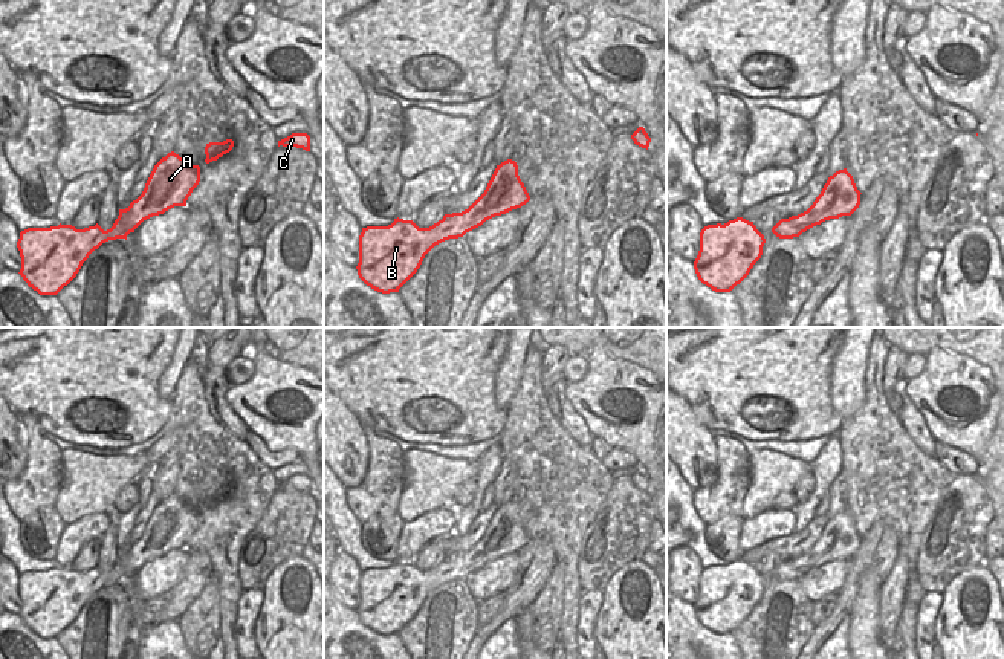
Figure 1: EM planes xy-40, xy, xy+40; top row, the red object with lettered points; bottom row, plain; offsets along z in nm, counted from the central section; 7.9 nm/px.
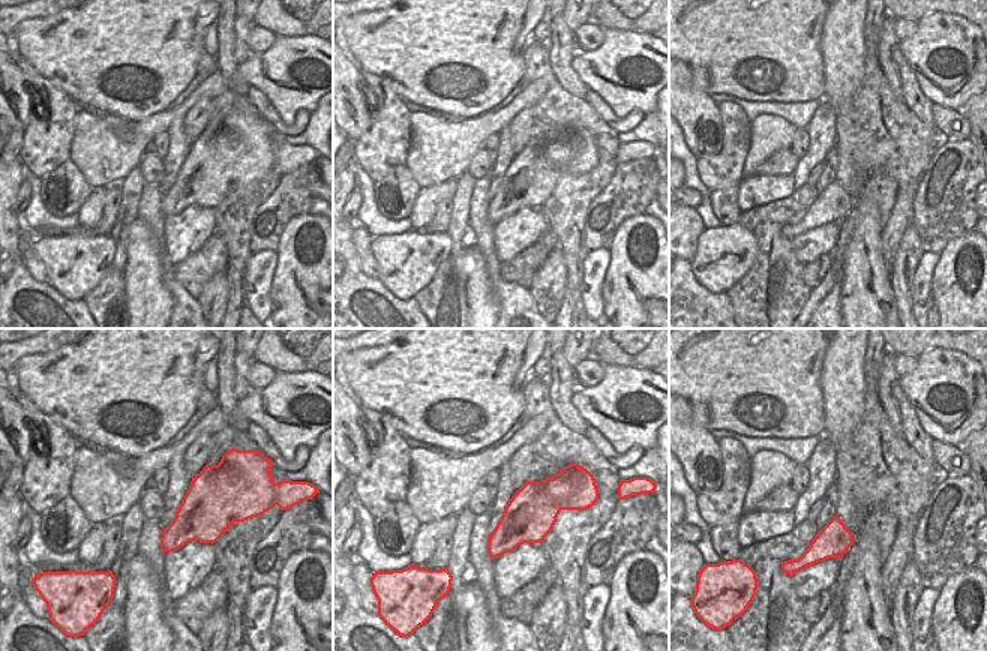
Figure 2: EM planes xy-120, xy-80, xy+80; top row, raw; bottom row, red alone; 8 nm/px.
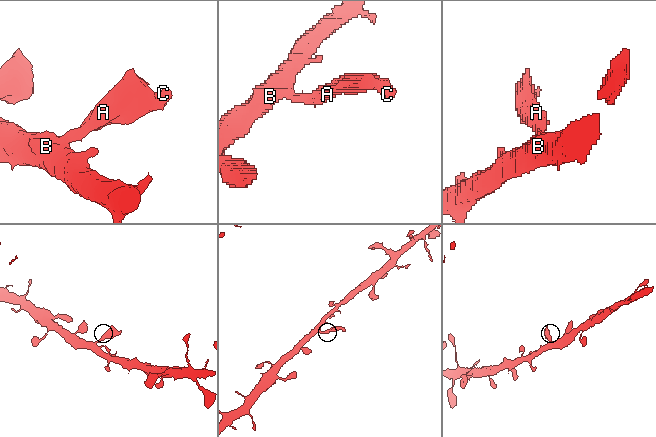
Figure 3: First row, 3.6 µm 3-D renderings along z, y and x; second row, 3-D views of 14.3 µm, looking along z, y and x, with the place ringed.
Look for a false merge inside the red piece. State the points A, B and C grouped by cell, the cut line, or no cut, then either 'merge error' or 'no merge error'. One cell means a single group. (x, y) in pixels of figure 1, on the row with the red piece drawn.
A B C; no cut; no merge error

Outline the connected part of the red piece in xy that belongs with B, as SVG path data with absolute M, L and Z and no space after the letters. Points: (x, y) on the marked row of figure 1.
M507 159L497 165L484 193L468 209L445 214L429 228L419 228L413 220L399 217L388 226L362 228L358 275L377 292L399 292L436 245L463 237L486 220L521 208L529 200L517 162Z

